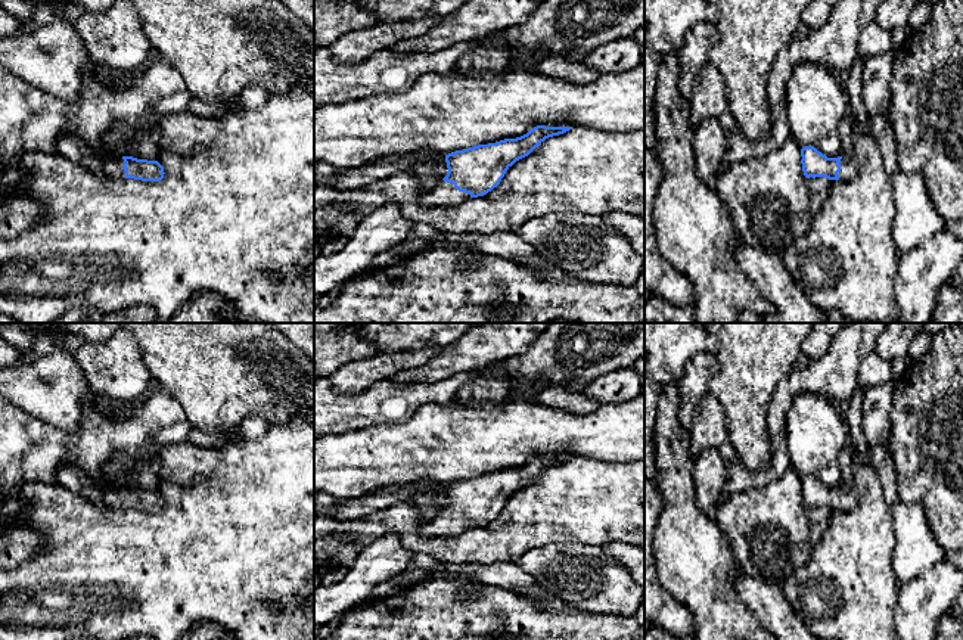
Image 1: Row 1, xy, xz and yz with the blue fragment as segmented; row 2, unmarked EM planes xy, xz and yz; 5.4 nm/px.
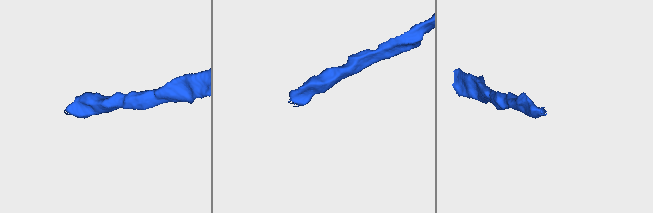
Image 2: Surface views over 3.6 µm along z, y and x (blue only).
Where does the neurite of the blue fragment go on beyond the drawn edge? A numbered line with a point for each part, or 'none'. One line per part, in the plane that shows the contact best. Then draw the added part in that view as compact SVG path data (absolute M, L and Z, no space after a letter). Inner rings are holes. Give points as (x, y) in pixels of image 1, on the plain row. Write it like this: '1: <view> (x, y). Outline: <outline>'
1: xz (444, 524). Outline: M439 510L438 516L434 521L422 525L420 532L423 535L432 535L432 537L457 535L467 528L470 528L470 525L459 522L453 513Z

